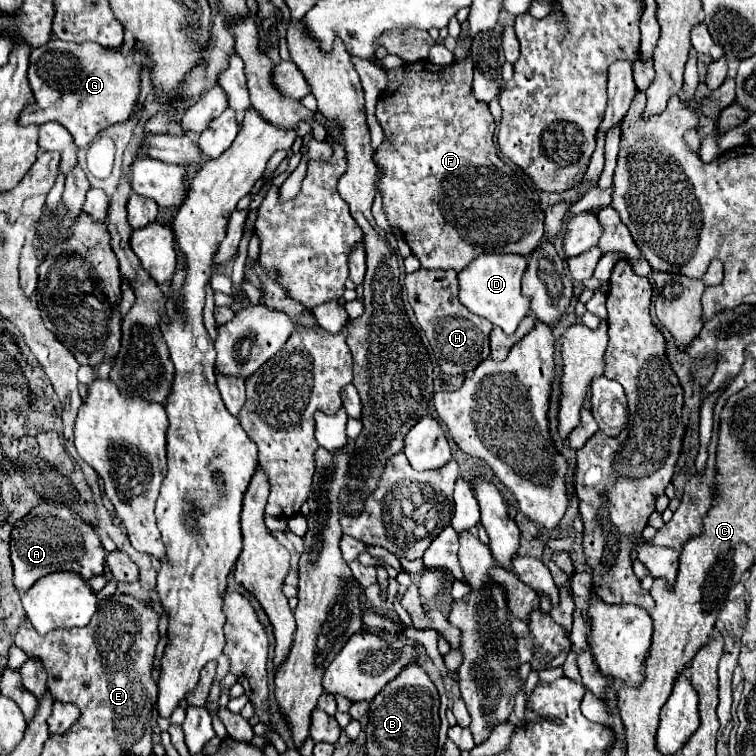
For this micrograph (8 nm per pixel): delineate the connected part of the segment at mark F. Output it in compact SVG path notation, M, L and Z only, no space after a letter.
M463 60L463 62L455 62L449 66L437 66L433 62L415 62L415 64L403 64L401 68L395 70L387 70L389 76L389 84L387 90L383 92L383 98L377 100L377 120L383 126L387 140L379 146L379 164L385 168L385 176L381 180L381 190L383 190L383 210L385 216L389 220L389 224L393 228L403 230L403 238L409 244L411 252L419 258L423 268L429 270L463 270L471 260L475 260L479 254L521 254L521 256L529 256L529 252L533 252L533 248L541 246L541 240L545 236L545 210L541 206L539 194L541 190L533 184L533 180L529 180L529 176L525 176L525 172L521 172L521 168L517 166L509 166L505 164L499 156L497 156L497 148L493 146L493 132L495 132L495 120L489 112L489 106L485 106L483 102L475 100L473 92L471 92L471 82L473 82L473 62L471 60Z

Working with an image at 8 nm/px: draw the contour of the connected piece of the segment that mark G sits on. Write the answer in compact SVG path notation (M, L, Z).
M51 40L29 56L27 78L35 102L25 106L19 124L59 122L69 130L75 146L85 148L103 128L125 122L133 114L139 96L139 74L141 66L129 64L121 50L107 50L95 42L73 44Z

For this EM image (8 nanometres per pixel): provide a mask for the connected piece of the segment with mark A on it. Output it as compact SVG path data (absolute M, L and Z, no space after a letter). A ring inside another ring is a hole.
M53 504L35 506L29 512L29 516L23 518L23 524L17 522L17 526L13 526L9 550L13 564L13 584L17 590L29 590L39 578L53 572L73 570L81 574L83 580L103 574L105 550L93 526L81 520L81 516L77 516L67 506L53 506ZM21 530L23 530L23 538L21 538Z

